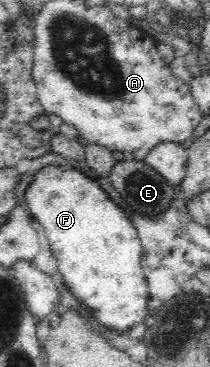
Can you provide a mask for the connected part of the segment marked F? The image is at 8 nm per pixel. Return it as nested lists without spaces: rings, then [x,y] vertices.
[[[58,164],[43,165],[26,186],[25,204],[34,224],[41,231],[43,241],[57,261],[57,271],[62,275],[63,283],[85,306],[92,307],[94,317],[105,326],[112,325],[118,331],[134,325],[144,319],[148,287],[146,287],[146,268],[144,266],[144,248],[133,225],[132,217],[106,193],[98,181],[84,175],[84,172]]]

